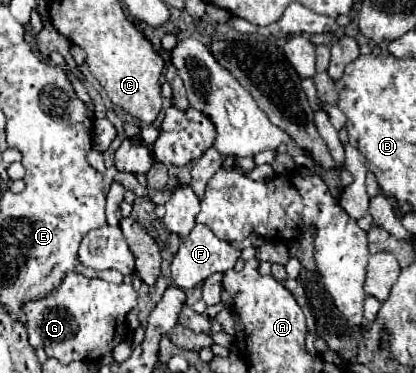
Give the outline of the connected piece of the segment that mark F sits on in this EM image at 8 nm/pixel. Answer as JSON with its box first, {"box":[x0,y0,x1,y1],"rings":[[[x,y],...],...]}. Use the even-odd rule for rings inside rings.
{"box":[172,225,240,289],"rings":[[[196,225],[190,235],[182,237],[180,249],[172,259],[172,277],[174,283],[182,289],[190,289],[194,285],[198,285],[200,281],[204,281],[206,277],[210,277],[212,273],[224,273],[228,269],[234,267],[234,263],[238,261],[240,251],[236,247],[232,247],[230,243],[218,239],[206,225]]]}

